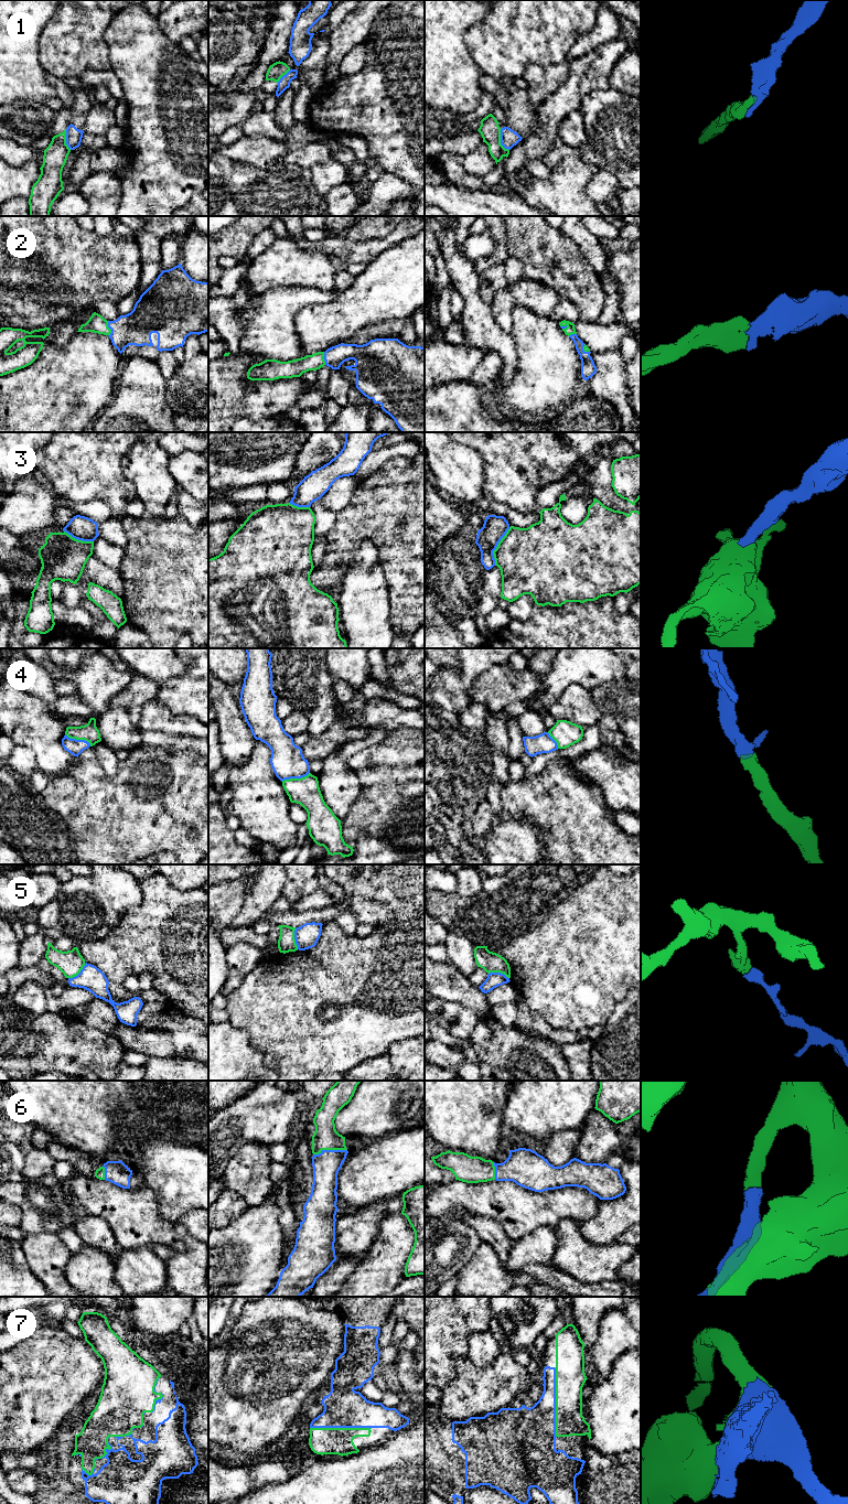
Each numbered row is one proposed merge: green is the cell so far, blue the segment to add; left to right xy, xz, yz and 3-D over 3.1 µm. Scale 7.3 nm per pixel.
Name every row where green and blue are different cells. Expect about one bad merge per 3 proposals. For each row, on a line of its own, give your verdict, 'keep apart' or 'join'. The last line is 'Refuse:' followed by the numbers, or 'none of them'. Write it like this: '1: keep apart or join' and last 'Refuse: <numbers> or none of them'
1: keep apart
2: join
3: keep apart
4: join
5: keep apart
6: join
7: join
Refuse: 1, 3, 5

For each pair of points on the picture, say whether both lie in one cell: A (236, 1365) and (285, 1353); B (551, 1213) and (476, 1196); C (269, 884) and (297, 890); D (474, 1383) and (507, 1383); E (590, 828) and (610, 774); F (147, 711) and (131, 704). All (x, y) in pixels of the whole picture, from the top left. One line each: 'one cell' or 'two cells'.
A: one cell
B: one cell
C: two cells
D: one cell
E: two cells
F: two cells

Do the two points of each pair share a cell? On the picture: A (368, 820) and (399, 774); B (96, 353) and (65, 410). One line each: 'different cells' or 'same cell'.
A: same cell
B: same cell

